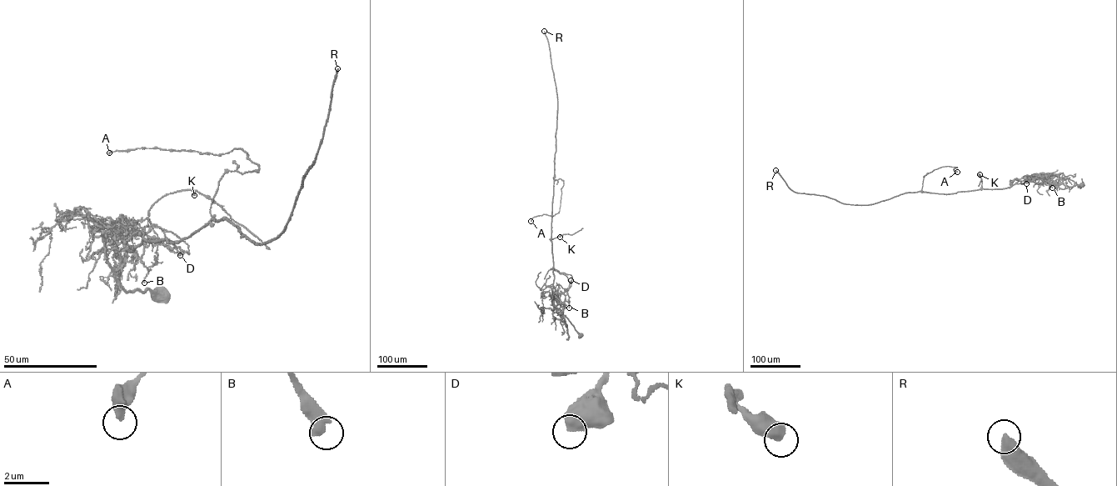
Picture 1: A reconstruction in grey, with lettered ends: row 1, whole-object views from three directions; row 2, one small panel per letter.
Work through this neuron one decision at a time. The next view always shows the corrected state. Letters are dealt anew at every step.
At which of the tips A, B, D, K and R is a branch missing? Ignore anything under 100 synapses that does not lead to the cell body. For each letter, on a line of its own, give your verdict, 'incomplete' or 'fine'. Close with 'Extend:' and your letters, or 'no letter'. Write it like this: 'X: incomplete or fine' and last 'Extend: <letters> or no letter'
A: fine
B: fine
D: fine
K: fine
R: incomplete
Extend: R

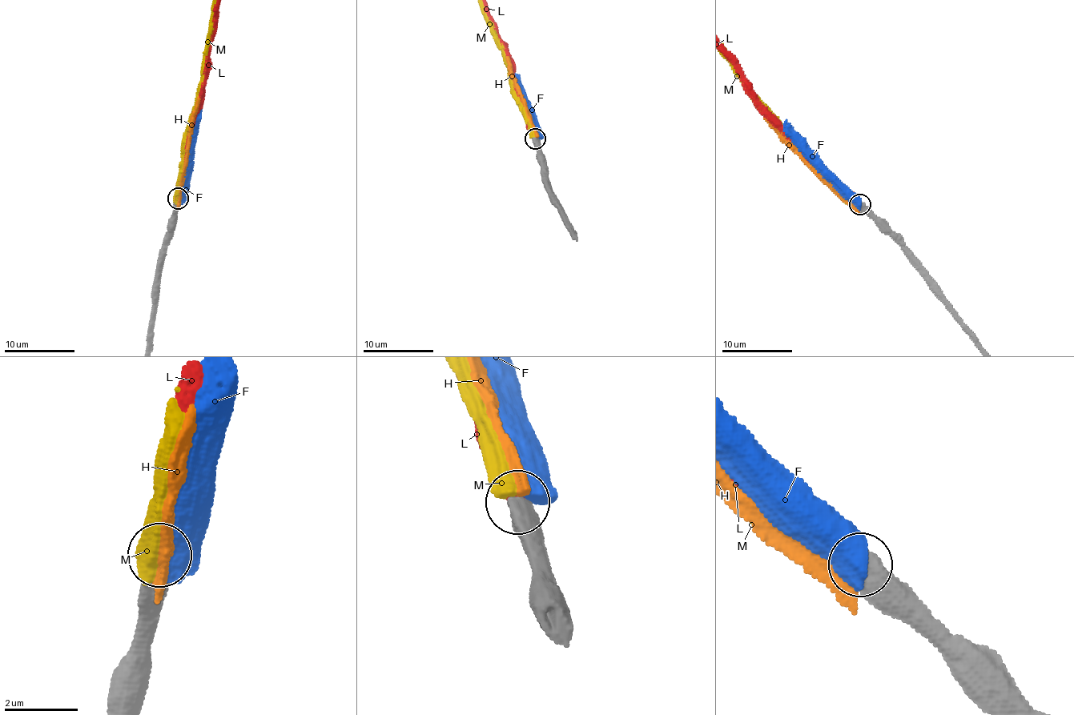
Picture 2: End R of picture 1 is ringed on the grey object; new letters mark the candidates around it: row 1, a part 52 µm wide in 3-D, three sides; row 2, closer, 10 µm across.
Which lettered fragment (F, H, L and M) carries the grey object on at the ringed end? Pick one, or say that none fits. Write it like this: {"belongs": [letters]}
{"belongs": ["L"]}

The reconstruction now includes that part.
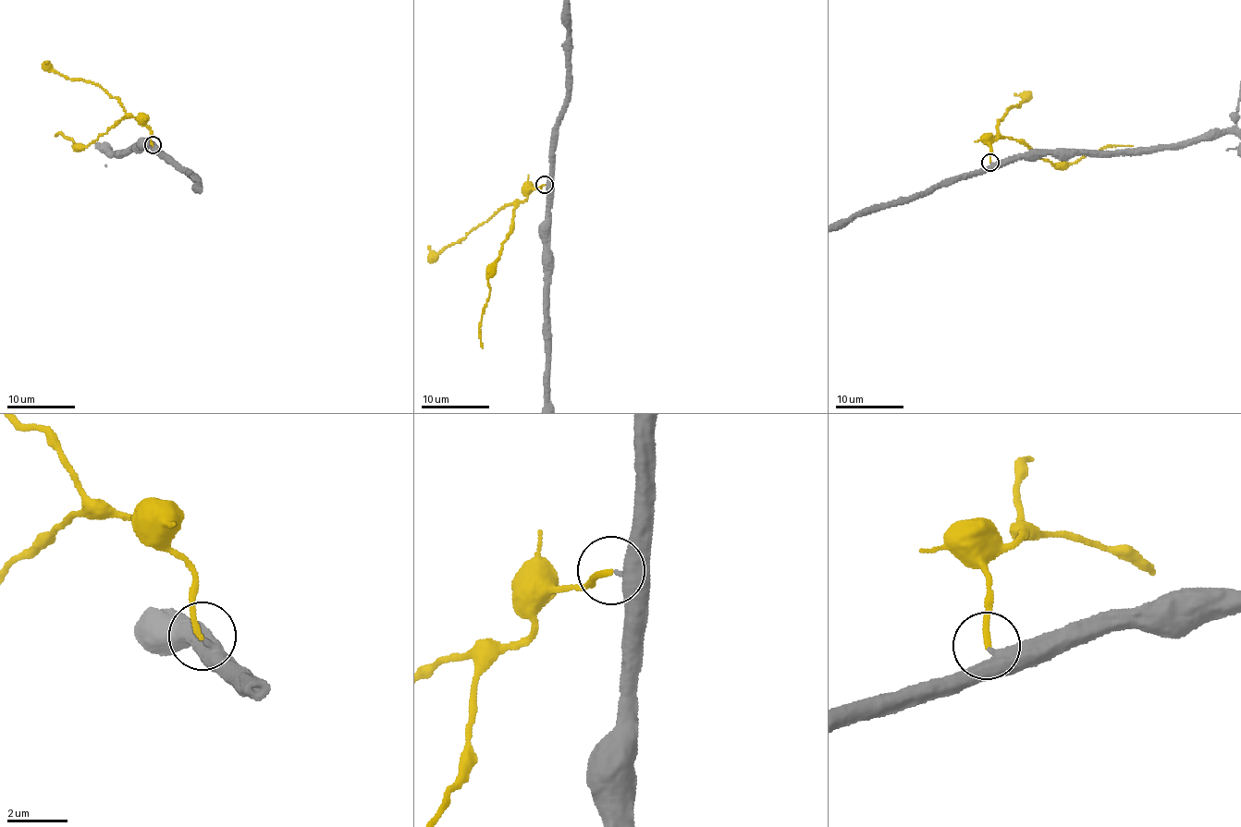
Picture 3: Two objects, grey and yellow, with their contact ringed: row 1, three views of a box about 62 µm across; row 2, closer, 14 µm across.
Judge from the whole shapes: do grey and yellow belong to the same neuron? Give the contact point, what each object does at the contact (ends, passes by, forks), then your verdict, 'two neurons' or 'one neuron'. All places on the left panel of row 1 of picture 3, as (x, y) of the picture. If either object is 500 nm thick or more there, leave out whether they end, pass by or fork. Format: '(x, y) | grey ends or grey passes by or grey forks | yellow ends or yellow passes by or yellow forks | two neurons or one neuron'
(153, 144) | grey ends | yellow ends | one neuron

